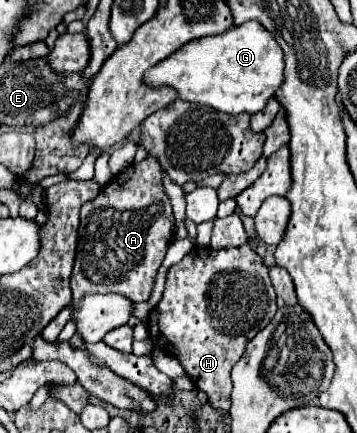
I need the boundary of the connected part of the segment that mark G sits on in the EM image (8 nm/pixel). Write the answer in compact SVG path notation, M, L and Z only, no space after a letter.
M248 21L226 33L190 41L190 45L184 45L178 53L172 53L146 71L142 81L152 89L172 87L176 89L178 99L188 103L208 105L230 115L254 115L266 107L266 101L274 97L276 89L282 85L284 57L282 49L278 49L278 43L266 29L260 29L256 21Z

